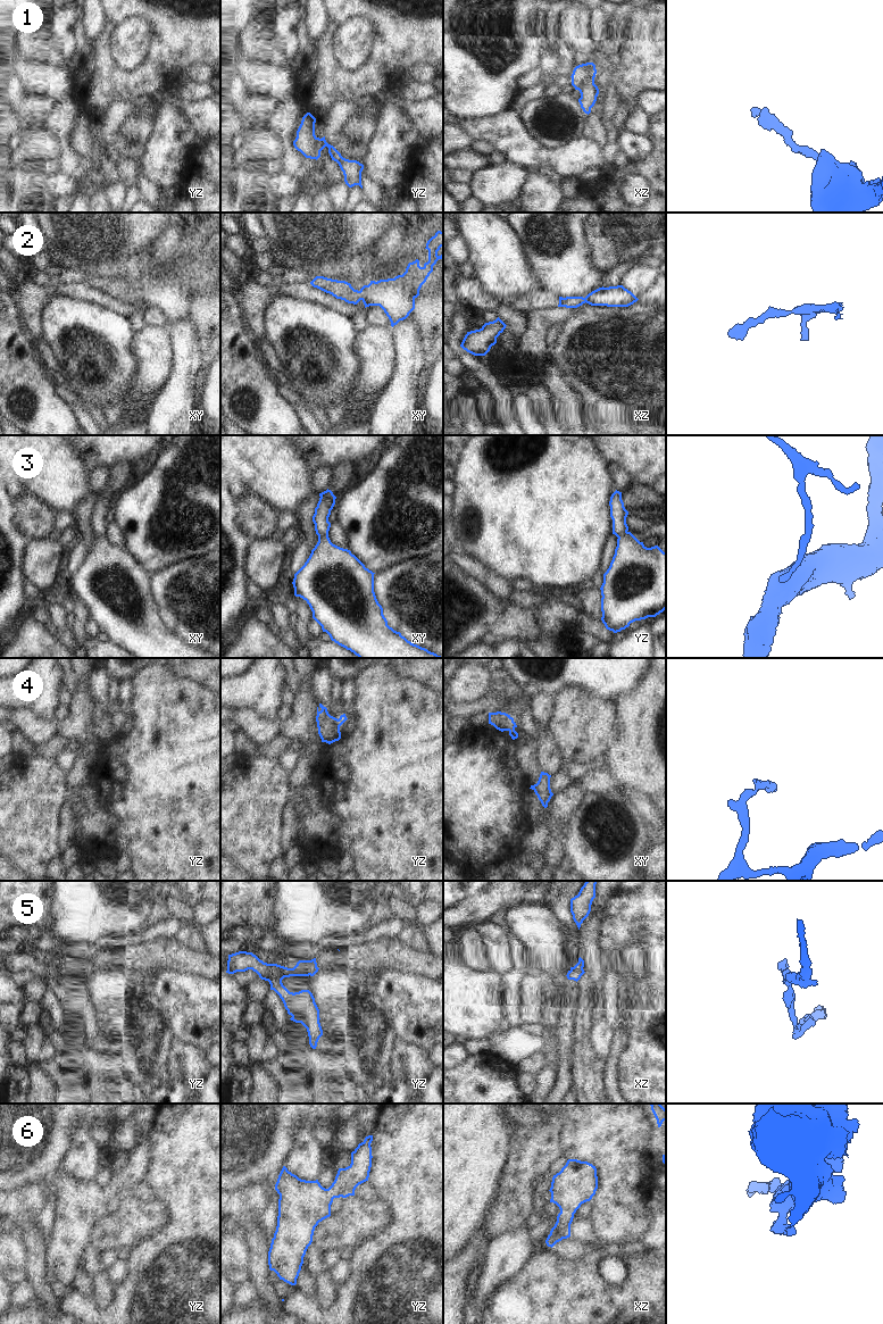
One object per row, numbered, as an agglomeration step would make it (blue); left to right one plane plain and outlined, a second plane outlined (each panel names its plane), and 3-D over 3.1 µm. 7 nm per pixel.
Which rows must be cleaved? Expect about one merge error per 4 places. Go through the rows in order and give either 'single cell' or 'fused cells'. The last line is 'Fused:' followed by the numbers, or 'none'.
1: single cell
2: single cell
3: single cell
4: fused cells
5: single cell
6: single cell
Fused: 4

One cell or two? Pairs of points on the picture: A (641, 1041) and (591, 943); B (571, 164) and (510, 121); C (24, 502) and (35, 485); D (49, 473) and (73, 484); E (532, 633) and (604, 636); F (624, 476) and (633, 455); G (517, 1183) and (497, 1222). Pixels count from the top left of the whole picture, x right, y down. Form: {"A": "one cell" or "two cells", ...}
{"A": "two cells", "B": "one cell", "C": "two cells", "D": "one cell", "E": "two cells", "F": "two cells", "G": "one cell"}

